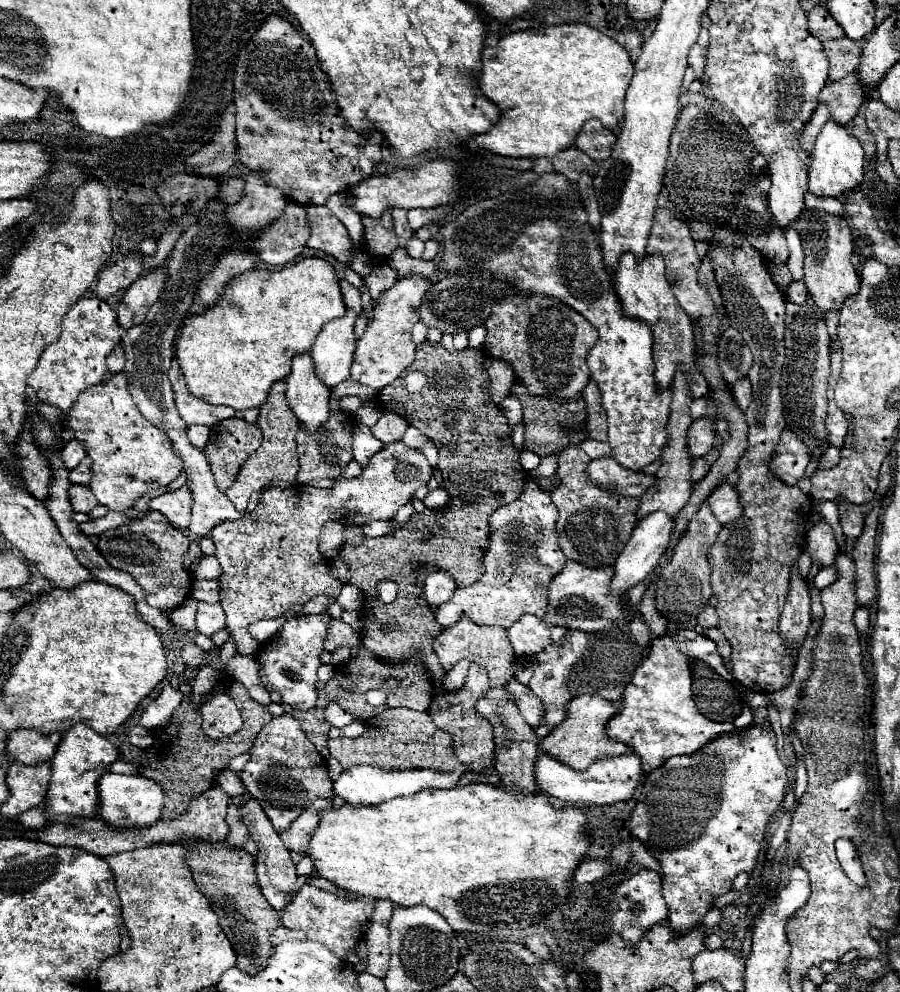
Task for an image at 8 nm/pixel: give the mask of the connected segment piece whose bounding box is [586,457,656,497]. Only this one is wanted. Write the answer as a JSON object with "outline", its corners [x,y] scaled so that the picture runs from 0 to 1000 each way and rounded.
{"outline":[[[680,461],[656,465],[651,477],[662,489],[676,493],[684,491],[682,495],[693,501],[711,501],[718,495],[718,491],[724,491],[729,487],[729,479],[700,475],[689,467],[684,467]]]}

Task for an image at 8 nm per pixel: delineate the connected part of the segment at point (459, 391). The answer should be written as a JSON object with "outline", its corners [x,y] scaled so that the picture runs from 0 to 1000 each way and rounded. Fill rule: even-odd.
{"outline":[[[471,344],[462,350],[462,362],[458,370],[451,374],[451,378],[464,374],[473,380],[473,386],[469,386],[469,390],[456,390],[456,386],[444,382],[420,396],[420,402],[429,414],[447,418],[453,424],[453,428],[473,436],[487,451],[487,473],[491,475],[493,493],[500,499],[500,509],[493,515],[471,513],[471,517],[460,517],[456,525],[449,527],[440,537],[427,541],[404,541],[402,549],[382,549],[378,555],[378,559],[387,566],[391,576],[389,588],[404,598],[402,650],[416,656],[422,664],[433,668],[442,668],[447,666],[447,662],[467,658],[467,664],[471,664],[471,670],[476,672],[482,686],[489,686],[493,682],[493,674],[489,672],[489,666],[484,664],[484,658],[480,654],[480,646],[491,636],[491,632],[484,628],[480,612],[469,604],[471,584],[487,574],[496,574],[502,578],[509,592],[520,592],[529,588],[529,584],[533,584],[533,576],[538,576],[538,572],[533,572],[533,564],[542,553],[542,519],[547,519],[547,515],[551,515],[553,511],[573,505],[587,483],[580,477],[576,477],[580,473],[576,465],[578,455],[569,447],[569,430],[564,428],[562,418],[551,408],[547,410],[547,406],[538,406],[538,396],[542,398],[542,378],[538,376],[536,360],[538,358],[531,352],[496,354],[489,346],[480,348]],[[424,584],[433,584],[442,590],[440,606],[427,608],[420,604],[418,592]]]}

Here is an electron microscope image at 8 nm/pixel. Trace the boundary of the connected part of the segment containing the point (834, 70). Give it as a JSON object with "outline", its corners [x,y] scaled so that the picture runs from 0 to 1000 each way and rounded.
{"outline":[[[920,39],[913,43],[922,59],[922,82],[933,82],[938,76],[953,70],[960,41],[947,39]]]}

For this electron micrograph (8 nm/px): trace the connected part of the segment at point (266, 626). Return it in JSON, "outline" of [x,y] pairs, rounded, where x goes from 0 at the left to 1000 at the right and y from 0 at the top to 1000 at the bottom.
{"outline":[[[318,616],[316,620],[311,620],[311,622],[307,622],[307,624],[280,628],[280,630],[276,632],[276,636],[280,638],[280,642],[284,642],[289,648],[293,648],[293,646],[298,646],[298,644],[304,642],[304,638],[313,632],[316,626],[320,626],[320,624],[324,624],[324,622],[327,622],[327,616]]]}

